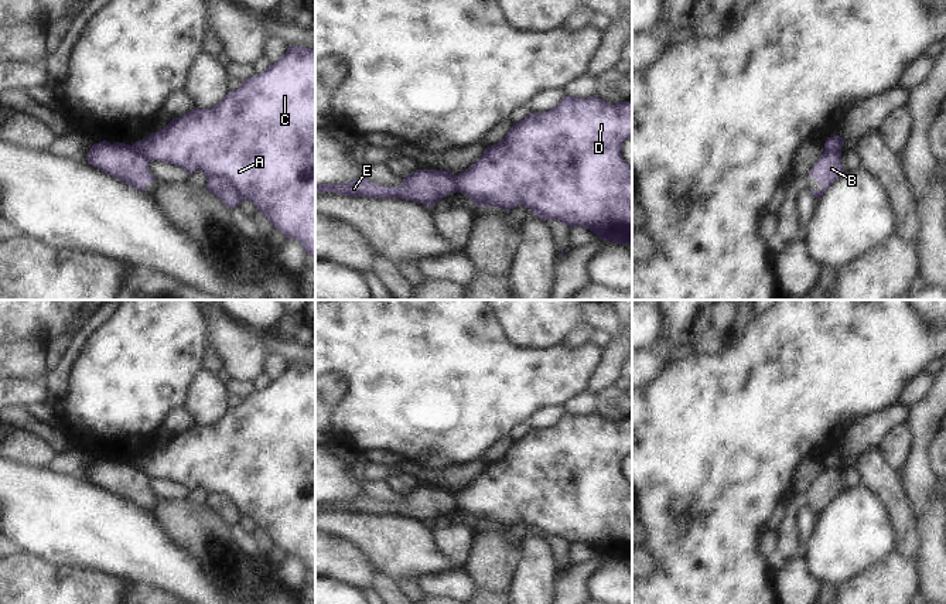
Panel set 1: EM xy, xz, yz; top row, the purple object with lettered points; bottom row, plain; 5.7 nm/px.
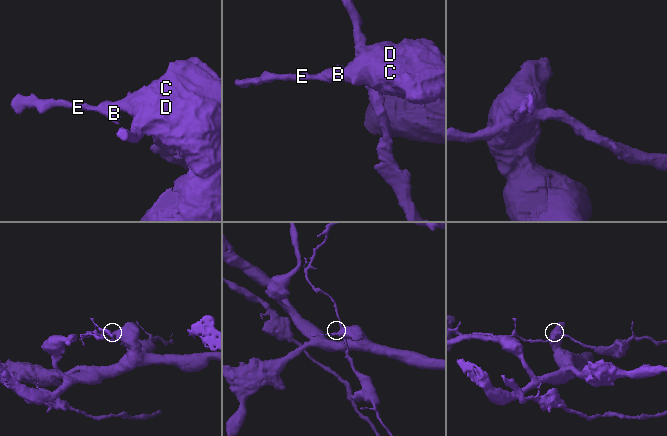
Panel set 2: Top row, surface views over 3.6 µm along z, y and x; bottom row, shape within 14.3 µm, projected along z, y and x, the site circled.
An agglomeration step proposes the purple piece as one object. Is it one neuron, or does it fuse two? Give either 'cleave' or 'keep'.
cleave

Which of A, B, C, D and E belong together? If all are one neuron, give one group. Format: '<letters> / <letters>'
A C D / B E

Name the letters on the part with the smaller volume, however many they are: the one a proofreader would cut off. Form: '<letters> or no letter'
B, E

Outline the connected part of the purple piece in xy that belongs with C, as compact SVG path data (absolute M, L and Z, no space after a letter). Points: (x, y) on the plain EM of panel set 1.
M288 364L277 379L228 409L216 423L194 424L133 463L147 478L171 480L189 491L202 488L205 504L230 526L245 516L252 518L273 545L300 559L315 574L315 365Z

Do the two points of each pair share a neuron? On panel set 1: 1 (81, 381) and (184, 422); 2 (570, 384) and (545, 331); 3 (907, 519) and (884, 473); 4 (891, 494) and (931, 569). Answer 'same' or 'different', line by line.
1: different
2: different
3: same
4: different

